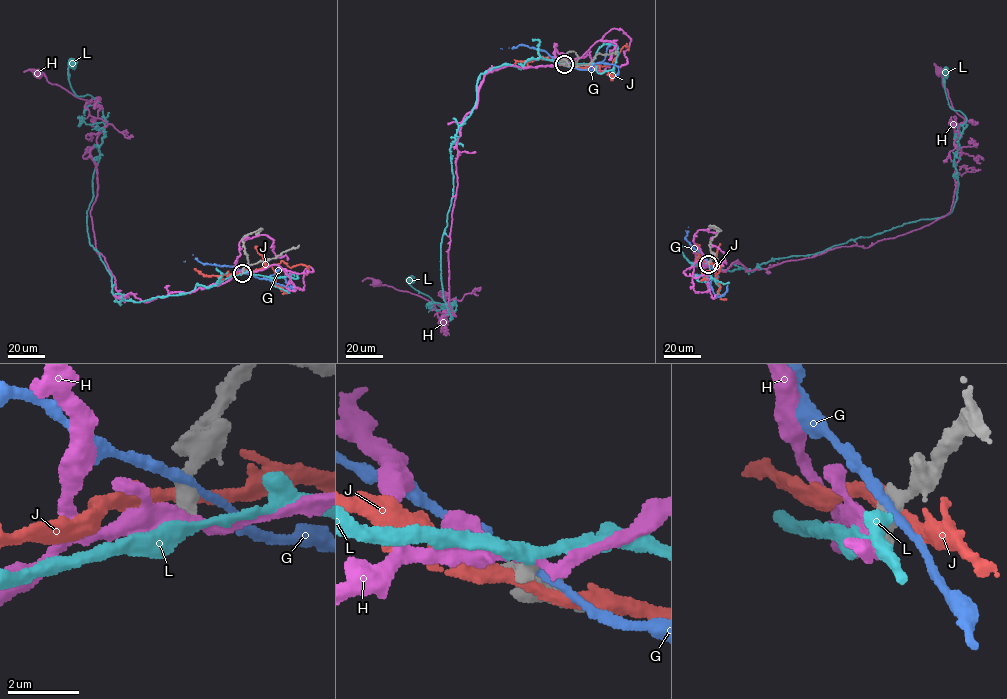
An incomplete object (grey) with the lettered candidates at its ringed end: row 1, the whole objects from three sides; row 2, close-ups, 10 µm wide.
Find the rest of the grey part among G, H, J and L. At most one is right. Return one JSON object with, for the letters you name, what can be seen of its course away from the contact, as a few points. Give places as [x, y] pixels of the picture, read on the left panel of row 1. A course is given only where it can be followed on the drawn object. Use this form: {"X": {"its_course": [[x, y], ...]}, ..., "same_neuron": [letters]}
{"L": {"its_course": [[242, 273], [187, 293], [118, 301], [87, 225], [105, 136], [102, 107], [75, 93], [71, 62]]}, "same_neuron": ["L"]}

